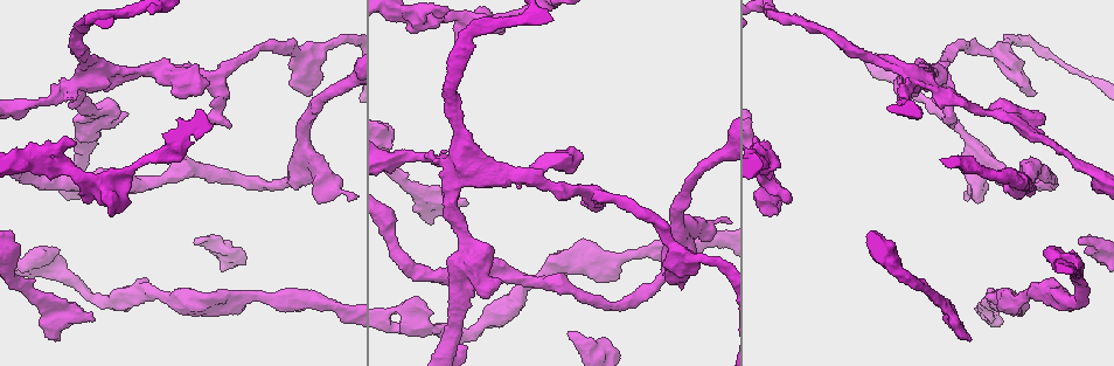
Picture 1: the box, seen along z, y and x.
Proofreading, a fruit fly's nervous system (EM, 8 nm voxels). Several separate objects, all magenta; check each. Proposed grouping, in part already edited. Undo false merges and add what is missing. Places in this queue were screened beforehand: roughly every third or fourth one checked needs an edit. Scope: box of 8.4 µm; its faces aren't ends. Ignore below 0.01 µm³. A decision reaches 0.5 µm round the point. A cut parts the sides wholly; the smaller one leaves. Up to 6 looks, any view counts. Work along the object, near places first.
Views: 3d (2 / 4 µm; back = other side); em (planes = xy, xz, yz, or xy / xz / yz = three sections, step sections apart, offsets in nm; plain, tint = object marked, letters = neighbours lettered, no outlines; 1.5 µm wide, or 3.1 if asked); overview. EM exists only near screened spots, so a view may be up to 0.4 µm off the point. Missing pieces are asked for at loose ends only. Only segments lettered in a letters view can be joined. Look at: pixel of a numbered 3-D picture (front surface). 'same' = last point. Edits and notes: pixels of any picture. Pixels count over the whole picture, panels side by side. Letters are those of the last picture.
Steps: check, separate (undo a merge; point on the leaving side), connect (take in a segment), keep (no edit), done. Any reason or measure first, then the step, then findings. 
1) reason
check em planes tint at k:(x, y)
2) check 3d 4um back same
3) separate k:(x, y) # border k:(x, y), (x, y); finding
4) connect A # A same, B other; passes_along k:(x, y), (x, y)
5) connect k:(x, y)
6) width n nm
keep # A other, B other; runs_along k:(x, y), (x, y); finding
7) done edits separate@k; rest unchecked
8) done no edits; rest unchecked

branch stops here
check 3d 2um at 1:(60, 340)

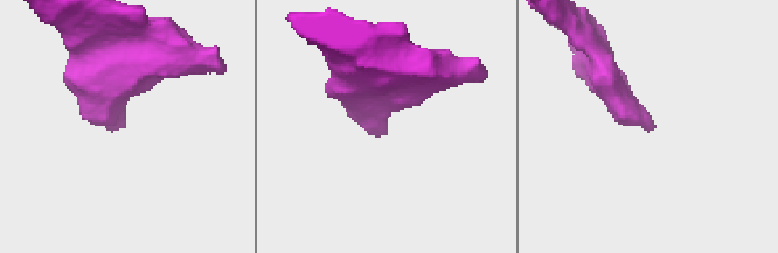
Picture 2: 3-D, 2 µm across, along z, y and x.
check em yz step 4 tint at 2:(653, 124)

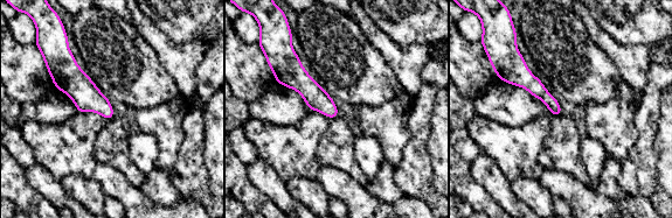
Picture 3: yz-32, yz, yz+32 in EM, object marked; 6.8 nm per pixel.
cut it another way
check em planes letters same

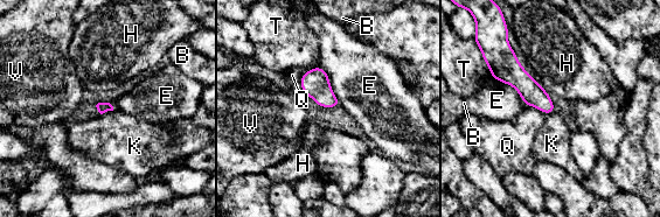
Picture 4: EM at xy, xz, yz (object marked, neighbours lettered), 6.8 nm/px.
longest_contact E 340 nm
keep # B other, E other, H other, K other, Q other, T other, V other; border 4:(113, 110), (108, 110), (101, 114); none of them fits

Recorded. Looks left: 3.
an open end
check 3d 2um back at 1:(1080, 244)

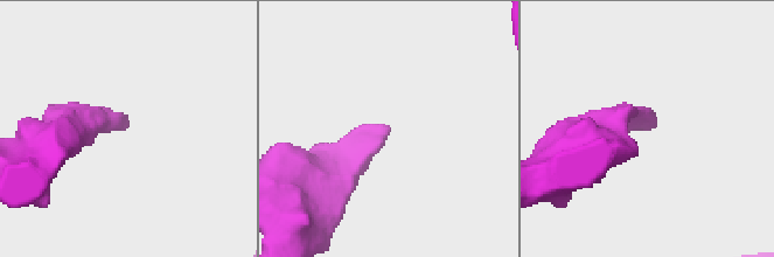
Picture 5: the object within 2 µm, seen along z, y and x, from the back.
check em planes letters at 5:(388, 130)

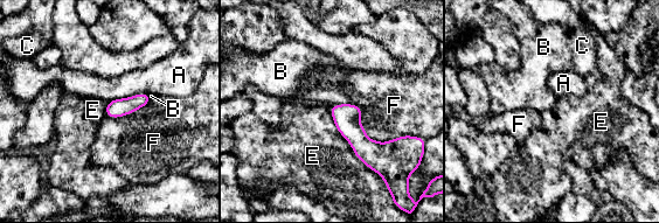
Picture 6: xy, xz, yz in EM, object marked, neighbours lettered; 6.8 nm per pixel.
keep # A other, B other, C other, E other, F other; none of them fits

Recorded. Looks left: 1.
done no edits; rest unchecked

